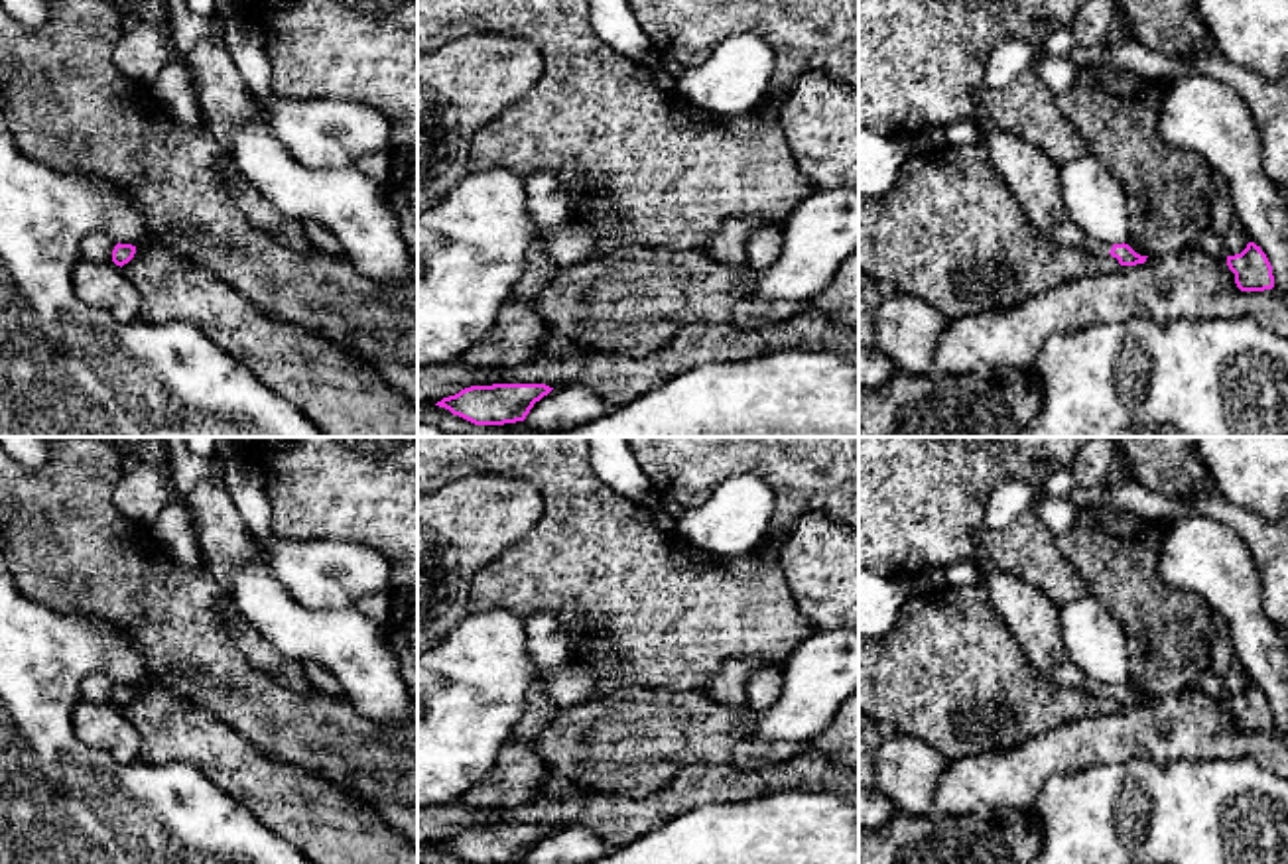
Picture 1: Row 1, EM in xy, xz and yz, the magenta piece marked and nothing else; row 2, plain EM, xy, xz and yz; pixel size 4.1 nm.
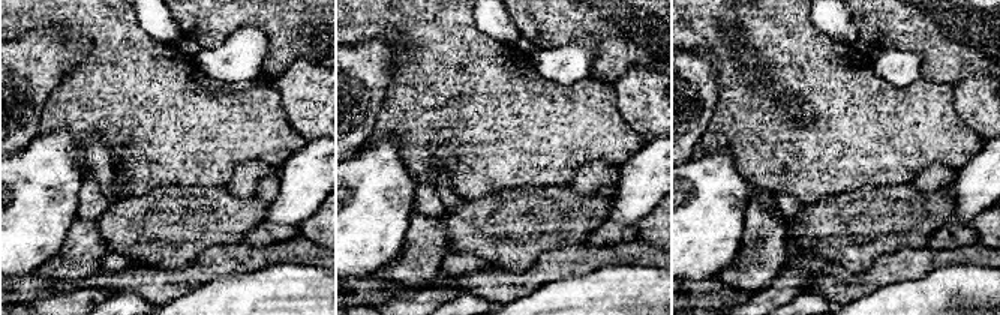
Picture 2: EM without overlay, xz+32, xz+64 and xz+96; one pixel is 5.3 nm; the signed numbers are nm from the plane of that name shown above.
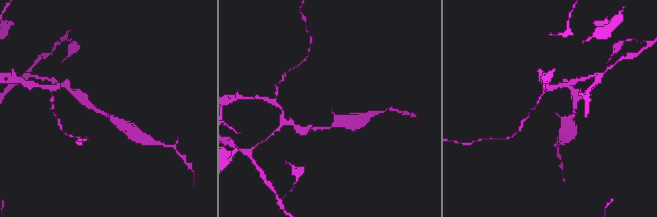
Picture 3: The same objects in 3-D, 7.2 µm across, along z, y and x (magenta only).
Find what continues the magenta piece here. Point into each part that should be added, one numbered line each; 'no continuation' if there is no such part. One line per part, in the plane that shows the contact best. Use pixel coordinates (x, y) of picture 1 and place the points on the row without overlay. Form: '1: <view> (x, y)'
1: yz (1032, 620)

